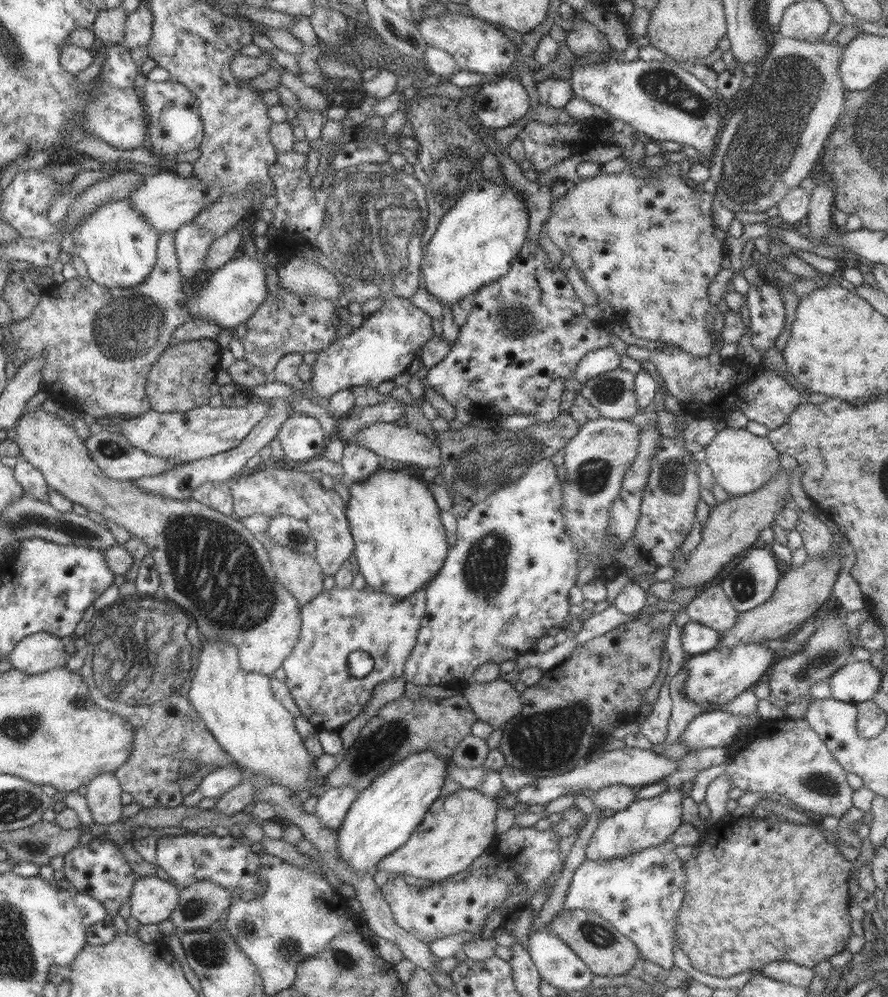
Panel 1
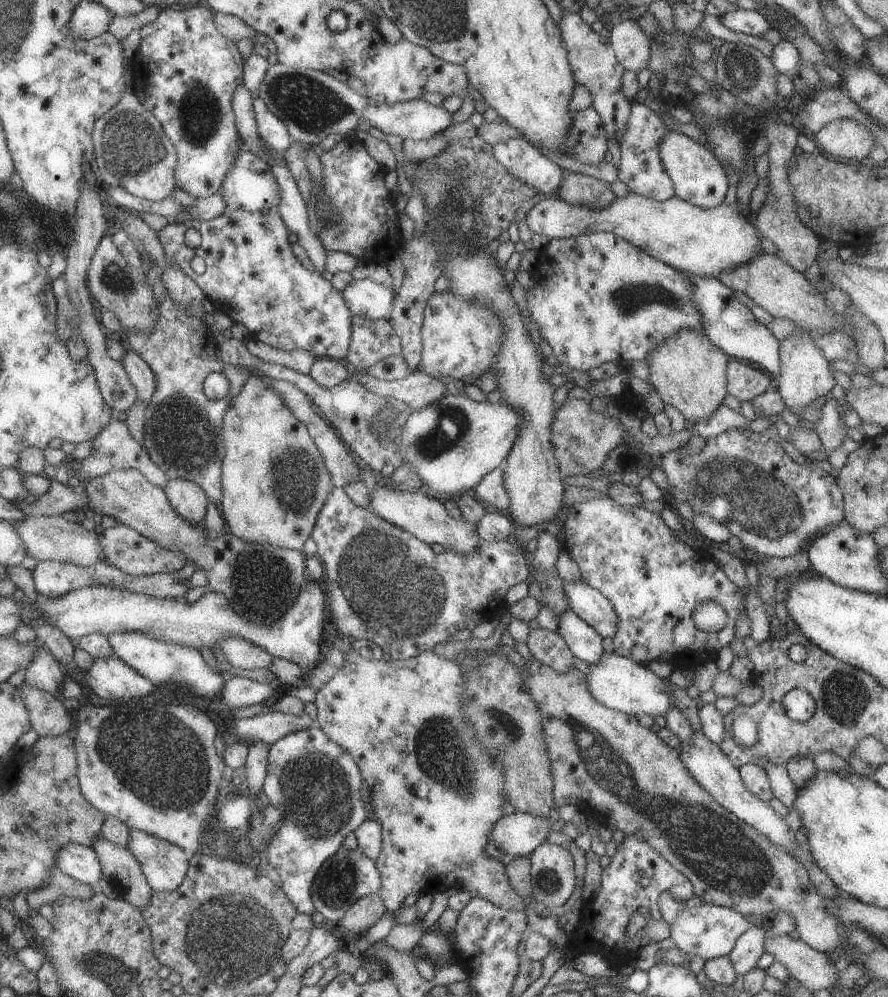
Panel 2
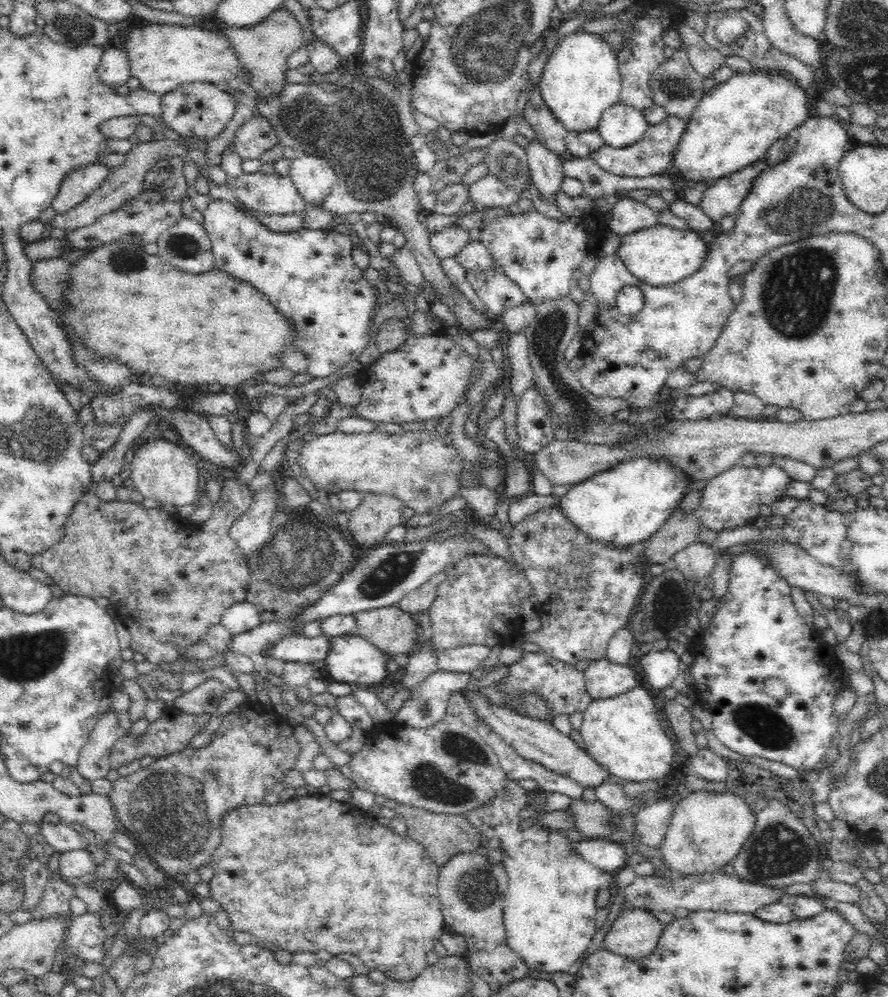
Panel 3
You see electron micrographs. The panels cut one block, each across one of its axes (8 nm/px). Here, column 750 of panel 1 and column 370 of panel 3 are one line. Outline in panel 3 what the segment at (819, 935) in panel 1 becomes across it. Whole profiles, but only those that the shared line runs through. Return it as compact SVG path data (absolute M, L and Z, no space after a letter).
M312 794L303 797L294 796L276 804L244 805L227 811L221 817L221 842L209 863L214 869L214 877L209 881L212 899L220 902L221 908L228 912L231 925L236 931L250 932L253 942L272 951L275 947L290 953L305 951L317 953L327 950L335 955L348 953L357 956L371 970L384 971L387 978L406 981L416 978L427 968L426 956L434 952L437 942L446 928L438 897L439 867L430 859L426 849L408 836L395 834L387 826L380 826L376 817L355 807L351 802L336 801L328 795Z

